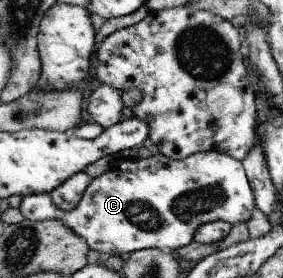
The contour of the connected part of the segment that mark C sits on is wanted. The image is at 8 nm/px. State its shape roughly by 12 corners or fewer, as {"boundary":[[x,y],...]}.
{"boundary":[[208,151],[116,161],[74,210],[23,196],[92,249],[176,252],[256,208],[244,165]]}

